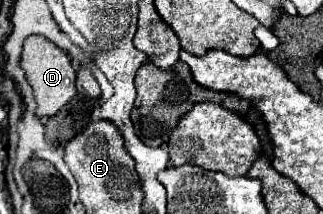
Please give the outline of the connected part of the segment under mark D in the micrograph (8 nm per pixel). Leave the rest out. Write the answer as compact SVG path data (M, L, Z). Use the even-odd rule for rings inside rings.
M31 36L31 38L25 40L21 66L23 66L23 70L27 74L27 80L33 88L33 92L35 92L35 100L39 104L39 108L37 108L39 118L55 116L67 102L71 102L77 96L75 70L71 66L69 56L61 48L57 48L53 42L49 42L47 38Z

